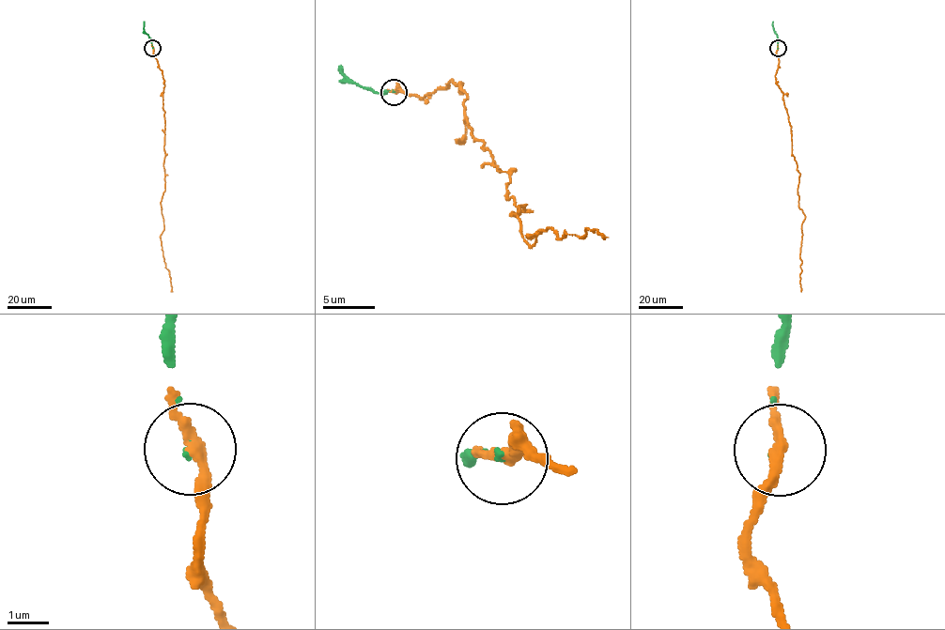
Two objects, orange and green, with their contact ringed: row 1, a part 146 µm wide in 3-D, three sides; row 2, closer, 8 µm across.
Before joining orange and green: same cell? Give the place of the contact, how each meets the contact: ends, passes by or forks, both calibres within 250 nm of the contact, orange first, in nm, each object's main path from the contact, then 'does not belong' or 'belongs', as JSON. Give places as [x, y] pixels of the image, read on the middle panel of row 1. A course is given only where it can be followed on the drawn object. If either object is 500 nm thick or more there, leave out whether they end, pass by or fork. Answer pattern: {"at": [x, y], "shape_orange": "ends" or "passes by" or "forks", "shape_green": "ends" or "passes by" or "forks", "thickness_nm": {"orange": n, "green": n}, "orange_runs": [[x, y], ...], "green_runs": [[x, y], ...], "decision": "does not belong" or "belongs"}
{"at": [394, 92], "shape_orange": "passes by", "shape_green": "ends", "thickness_nm": {"orange": 240, "green": 50}, "orange_runs": [[395, 91], [462, 84], [532, 246], [538, 229], [603, 237]], "green_runs": [[395, 91], [363, 89], [346, 75], [340, 67], [338, 71]], "decision": "belongs"}

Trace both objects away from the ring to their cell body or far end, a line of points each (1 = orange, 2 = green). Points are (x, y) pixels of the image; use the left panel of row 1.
1: (153, 48), (164, 85), (165, 190), (161, 202), (164, 229), (160, 238), (171, 278), (171, 292)
2: (153, 48), (151, 39), (144, 30), (144, 21)

